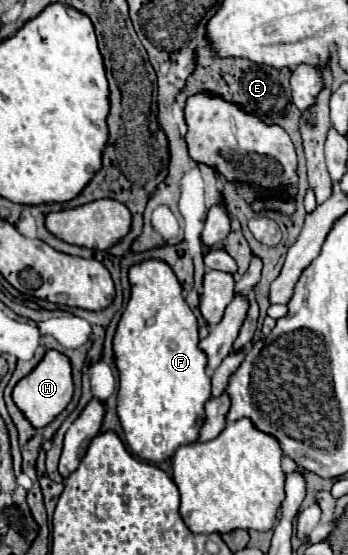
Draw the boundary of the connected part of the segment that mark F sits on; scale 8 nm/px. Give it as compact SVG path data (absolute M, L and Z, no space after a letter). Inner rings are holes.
M146 259L142 263L136 263L136 265L130 265L128 269L128 279L130 279L130 299L128 299L128 305L122 313L122 319L118 323L118 329L116 329L116 335L114 335L114 355L116 355L116 367L118 367L118 417L120 417L120 423L122 423L122 429L124 429L124 437L128 441L128 447L142 459L148 459L152 463L160 463L164 459L170 459L176 451L176 447L180 445L186 445L186 443L194 443L196 437L198 437L198 429L204 421L204 403L210 399L210 377L206 375L206 355L198 349L198 323L196 323L196 317L194 313L190 311L190 307L186 305L184 297L182 297L182 285L178 281L178 277L174 275L172 267L166 263L166 261L156 261L156 259ZM156 435L162 435L162 443L156 445L154 443L154 437Z

